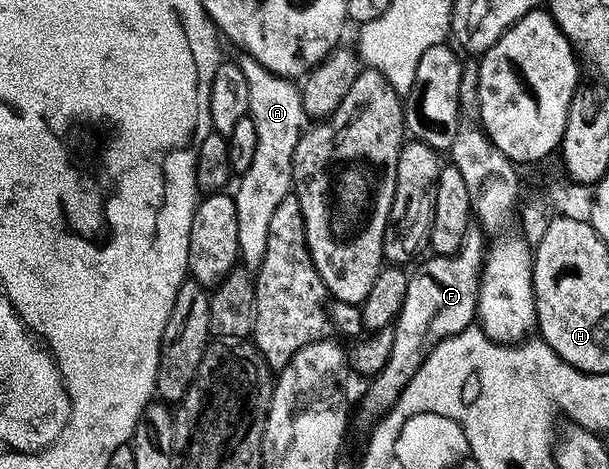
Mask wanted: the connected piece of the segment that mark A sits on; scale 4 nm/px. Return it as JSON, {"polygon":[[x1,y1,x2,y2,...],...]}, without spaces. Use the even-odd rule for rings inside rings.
{"polygon":[[242,55,239,63,247,77,248,115,255,122,259,146,255,146,251,170,247,170,236,181,237,192,233,201,239,222,239,260,244,267,255,270,263,262,263,254,267,254,267,230,271,217,275,215,279,202,291,194,295,146,306,127,307,117,303,110,300,87,294,81,271,74,271,70,247,55]]}

